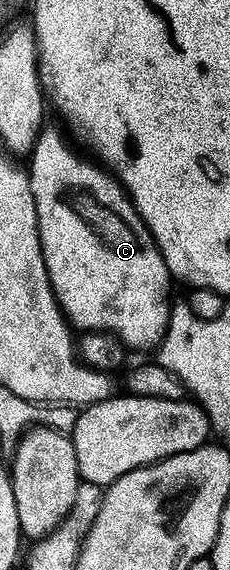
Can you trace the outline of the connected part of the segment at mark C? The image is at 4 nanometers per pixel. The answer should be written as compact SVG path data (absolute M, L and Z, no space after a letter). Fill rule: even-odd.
M42 128L38 135L31 154L33 162L27 165L27 172L31 195L35 195L37 204L41 250L55 299L74 330L111 333L130 350L152 350L160 345L171 312L171 278L161 250L153 242L153 236L122 189L121 182L100 164L84 161L65 142L64 132L49 128Z

